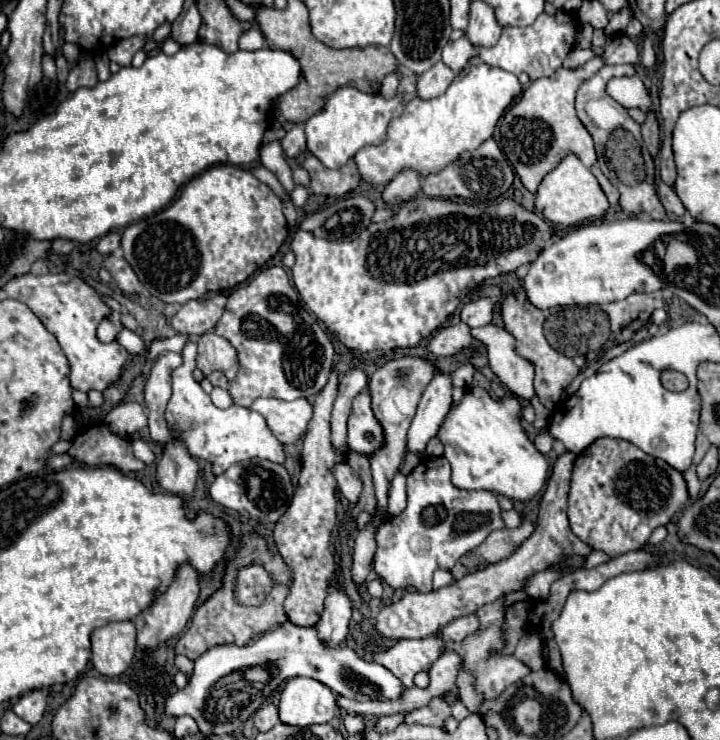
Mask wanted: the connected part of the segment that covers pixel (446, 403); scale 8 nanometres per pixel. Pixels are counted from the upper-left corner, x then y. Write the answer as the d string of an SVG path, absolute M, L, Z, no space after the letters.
M439 374L425 388L417 414L407 434L407 448L411 452L425 450L427 442L439 432L441 422L451 408L451 376Z

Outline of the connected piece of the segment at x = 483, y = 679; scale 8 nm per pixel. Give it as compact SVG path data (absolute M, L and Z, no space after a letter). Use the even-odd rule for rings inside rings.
M499 598L499 600L491 602L491 604L485 604L475 614L481 620L479 630L475 634L471 634L469 638L461 640L461 642L449 642L447 650L455 650L455 652L461 654L461 658L463 658L463 670L471 672L475 676L475 688L477 688L477 692L481 692L485 696L485 700L493 700L507 686L511 686L513 682L517 682L519 678L523 678L531 670L521 660L513 658L513 656L493 656L491 654L495 650L501 650L501 646L503 646L503 638L501 638L501 624L503 624L503 616L505 616L503 598Z

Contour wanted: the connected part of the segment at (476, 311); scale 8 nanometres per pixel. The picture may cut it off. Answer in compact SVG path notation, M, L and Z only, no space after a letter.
M479 298L461 308L461 320L469 328L479 328L479 326L485 326L491 322L491 312L493 312L493 306L491 306L489 298Z

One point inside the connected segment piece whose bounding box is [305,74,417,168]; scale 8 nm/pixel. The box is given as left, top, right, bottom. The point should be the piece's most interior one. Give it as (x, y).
(351, 119)

